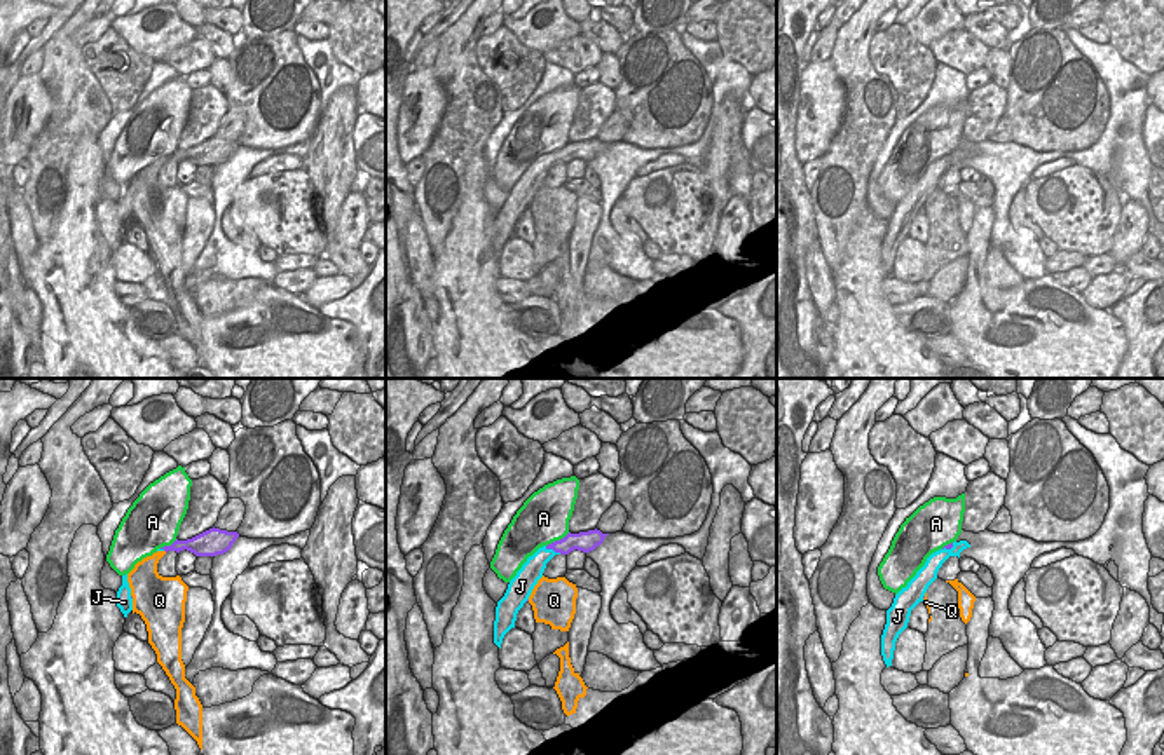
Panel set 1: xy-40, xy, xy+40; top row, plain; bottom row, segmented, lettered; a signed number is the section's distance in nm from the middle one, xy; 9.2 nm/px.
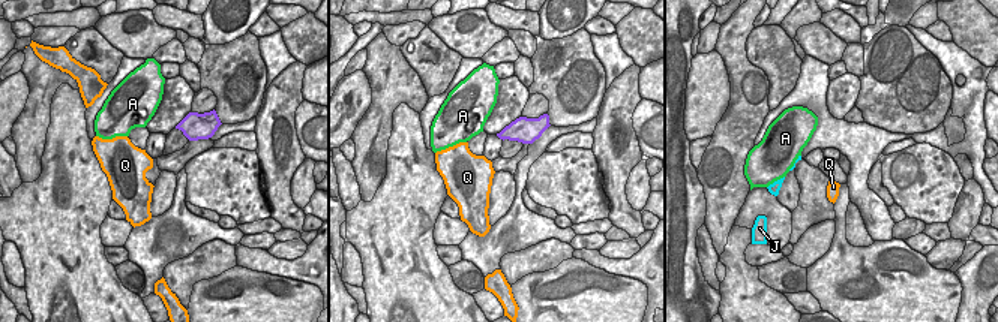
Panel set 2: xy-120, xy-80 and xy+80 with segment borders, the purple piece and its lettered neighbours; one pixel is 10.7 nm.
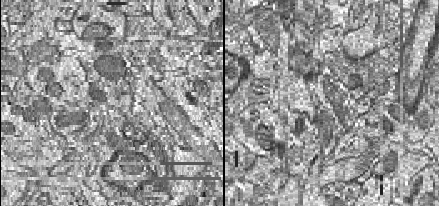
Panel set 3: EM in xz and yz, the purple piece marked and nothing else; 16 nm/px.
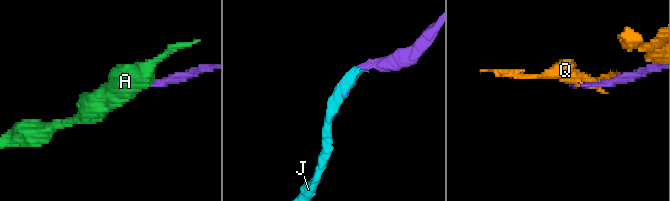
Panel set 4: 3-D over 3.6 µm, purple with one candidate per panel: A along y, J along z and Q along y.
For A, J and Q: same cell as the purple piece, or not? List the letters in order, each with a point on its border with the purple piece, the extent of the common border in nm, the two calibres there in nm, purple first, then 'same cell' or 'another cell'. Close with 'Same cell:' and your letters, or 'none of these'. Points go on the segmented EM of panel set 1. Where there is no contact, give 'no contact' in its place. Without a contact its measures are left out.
A: meets purple in xy at (557, 541); contact 260 nm long; 190 nm thick on the purple side, 460 nm on the other; another cell
J: meets purple in xy at (554, 550); contact 170 nm long; 160 nm thick on the purple side, 190 nm on the other; same cell
Q: no contact; another cell
Same cell: J

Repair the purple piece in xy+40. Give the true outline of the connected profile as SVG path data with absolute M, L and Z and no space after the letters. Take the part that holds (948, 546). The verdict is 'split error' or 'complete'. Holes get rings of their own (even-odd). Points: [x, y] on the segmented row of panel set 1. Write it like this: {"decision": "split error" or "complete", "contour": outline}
{"decision": "split error", "contour": "M967 541L951 542L942 549L932 553L925 565L916 572L916 575L902 588L892 607L887 610L887 624L881 635L881 656L888 666L892 666L895 642L899 635L907 628L911 610L923 602L928 586L937 579L937 572L949 556L958 556L963 549L970 548Z"}

